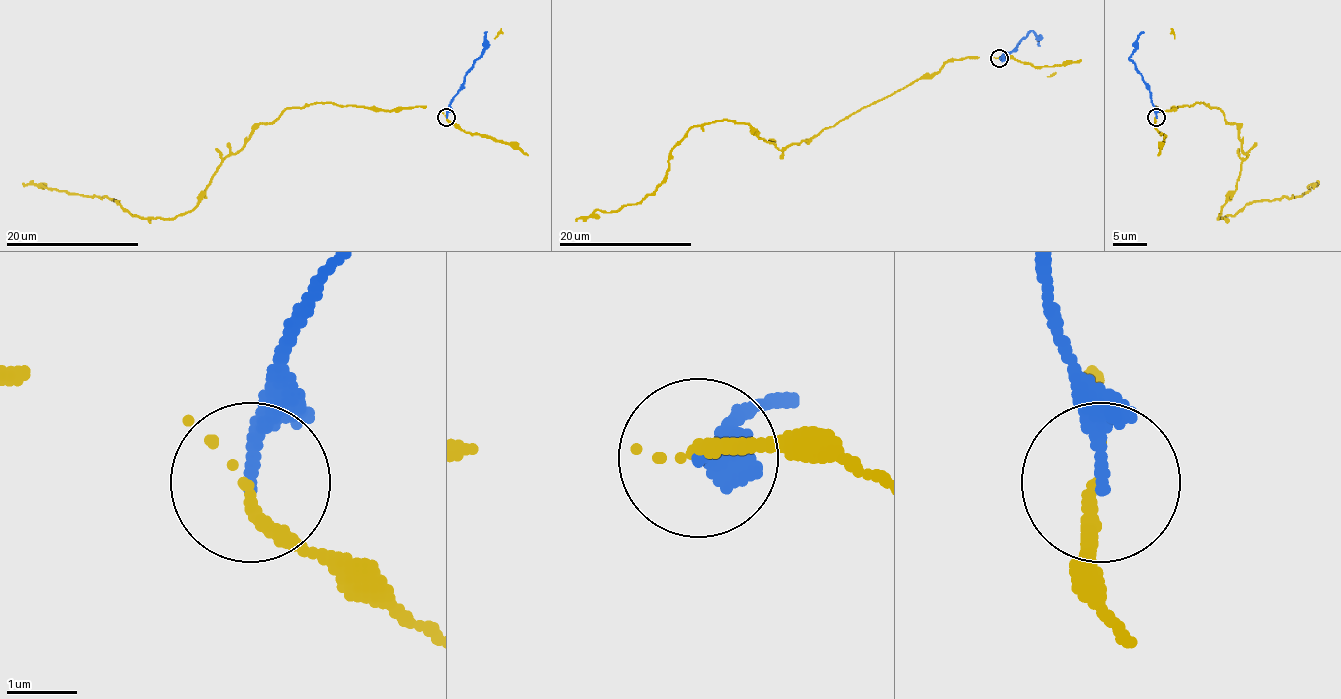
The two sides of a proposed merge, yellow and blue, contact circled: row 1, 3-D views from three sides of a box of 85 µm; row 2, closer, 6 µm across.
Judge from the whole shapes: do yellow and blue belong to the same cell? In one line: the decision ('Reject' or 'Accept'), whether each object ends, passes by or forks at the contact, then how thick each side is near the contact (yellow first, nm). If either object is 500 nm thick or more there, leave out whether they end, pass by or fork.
Reject. At the ring yellow ends. At the ring blue ends. Thickness 180 nm (yellow) against 200 nm

